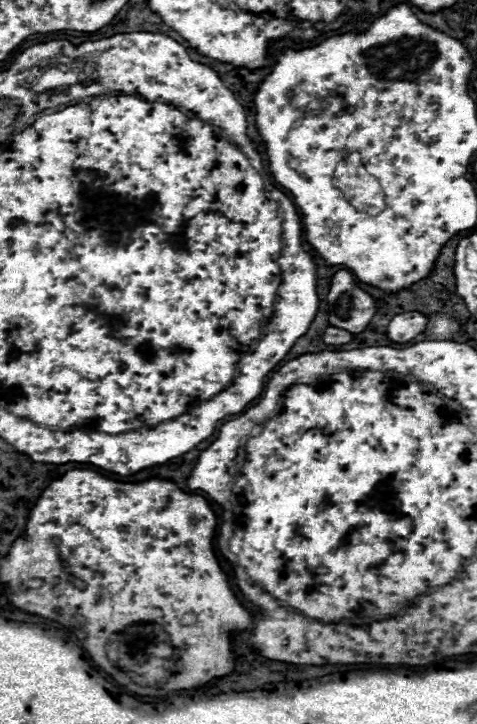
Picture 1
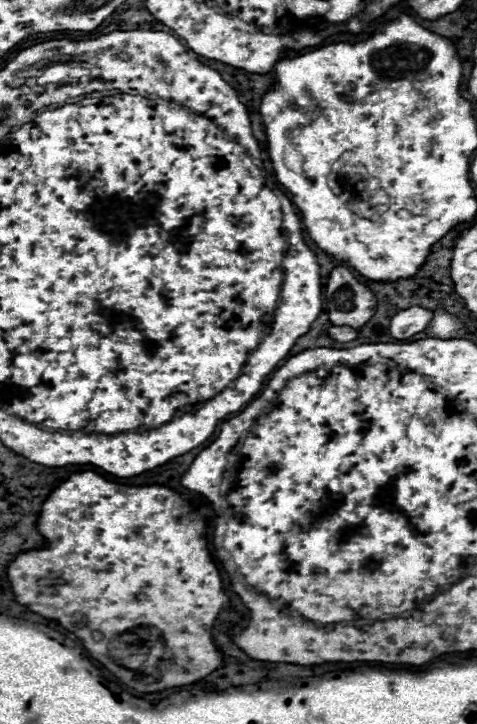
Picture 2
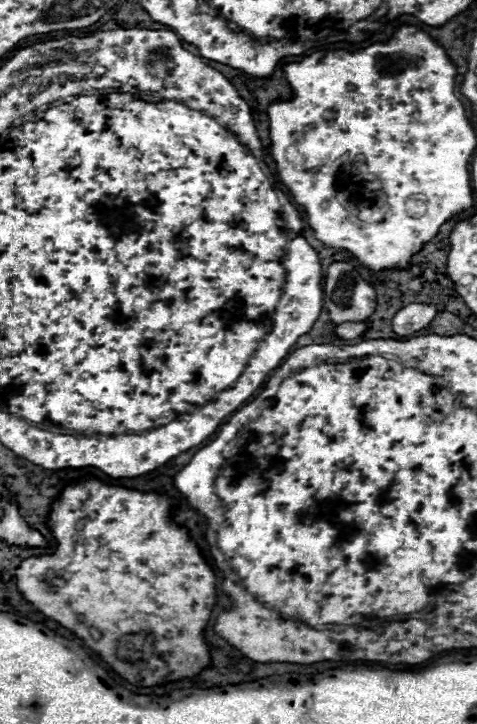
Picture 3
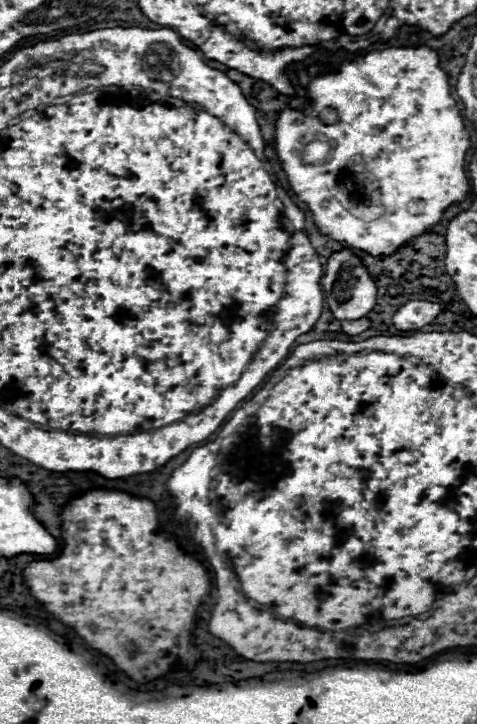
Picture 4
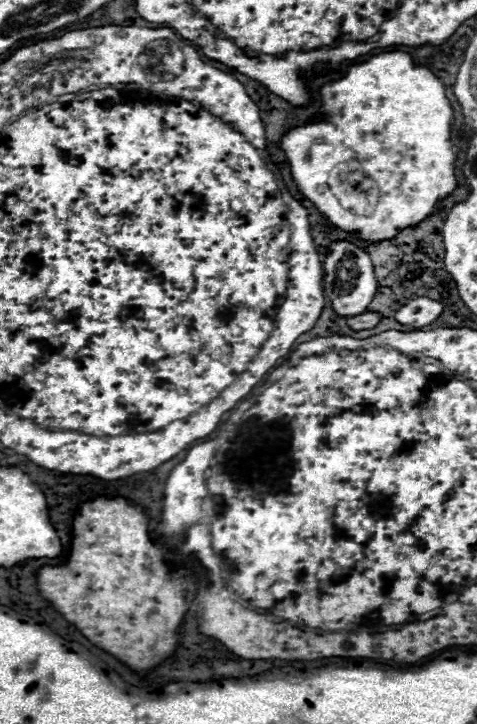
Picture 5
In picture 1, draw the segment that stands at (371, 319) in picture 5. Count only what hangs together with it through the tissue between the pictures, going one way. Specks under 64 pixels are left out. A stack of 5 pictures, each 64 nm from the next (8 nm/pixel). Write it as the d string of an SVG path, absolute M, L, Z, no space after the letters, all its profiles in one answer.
M328 326L322 340L324 344L330 344L330 346L342 346L342 344L348 344L354 336L348 334L346 330L340 330L340 328L334 328L334 326Z

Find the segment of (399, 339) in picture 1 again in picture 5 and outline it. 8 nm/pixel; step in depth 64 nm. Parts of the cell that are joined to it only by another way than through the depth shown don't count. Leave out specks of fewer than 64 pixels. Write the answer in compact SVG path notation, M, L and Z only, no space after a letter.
M414 298L410 300L406 306L402 306L396 312L396 320L404 326L412 326L412 328L422 328L430 322L434 322L440 314L442 314L442 304L436 300L428 300L428 298Z

